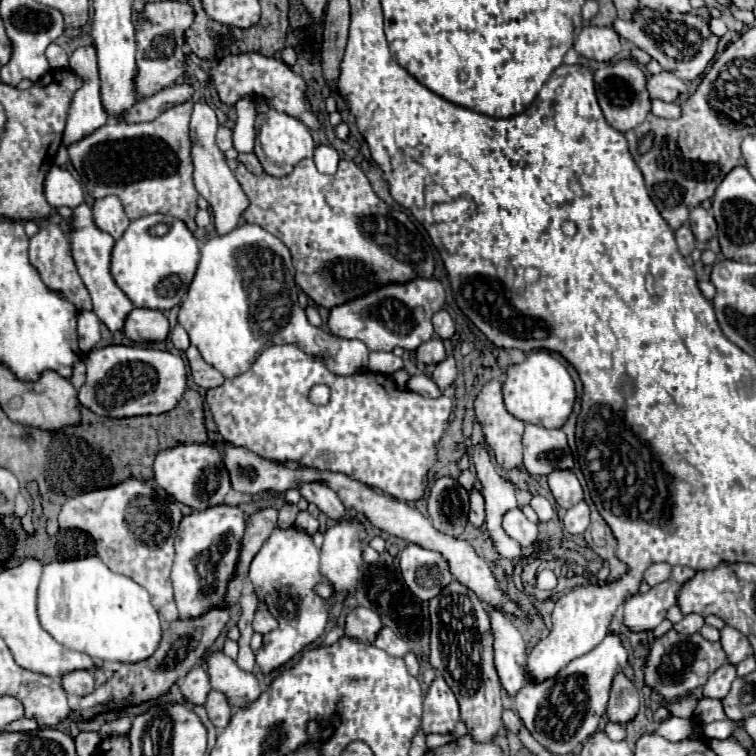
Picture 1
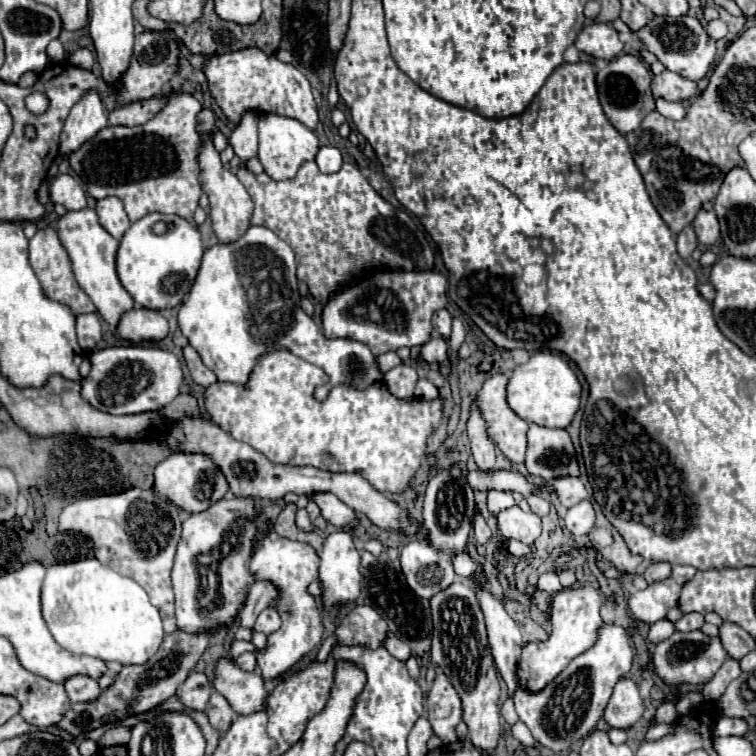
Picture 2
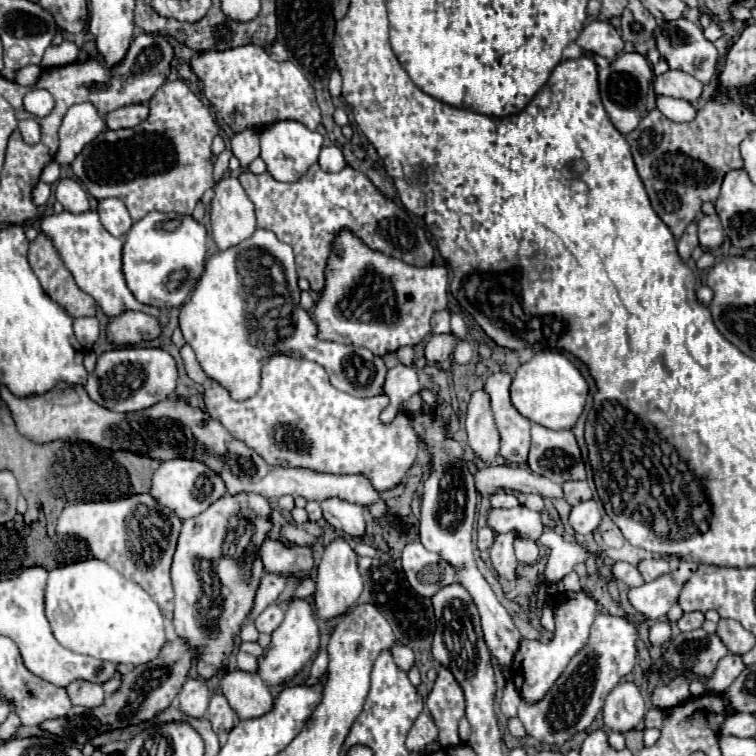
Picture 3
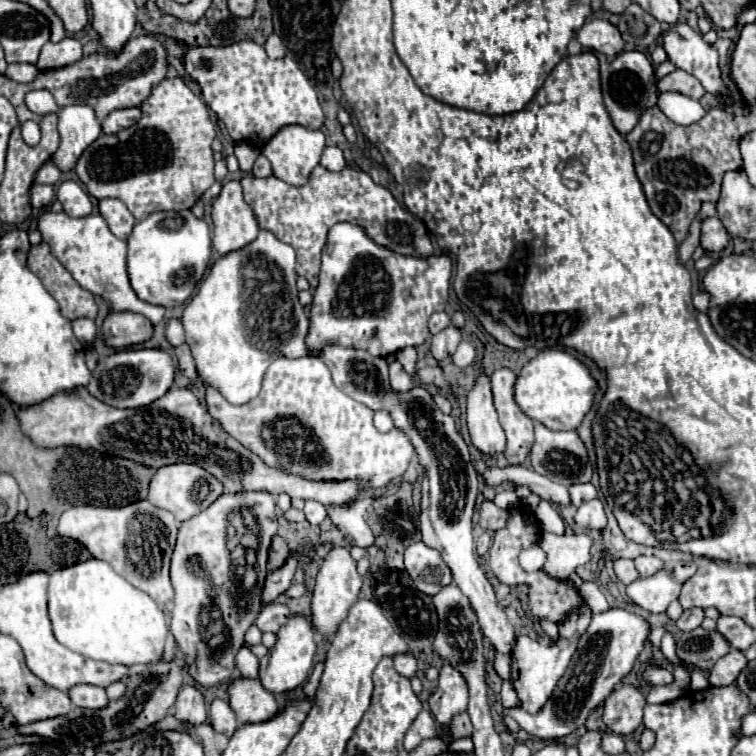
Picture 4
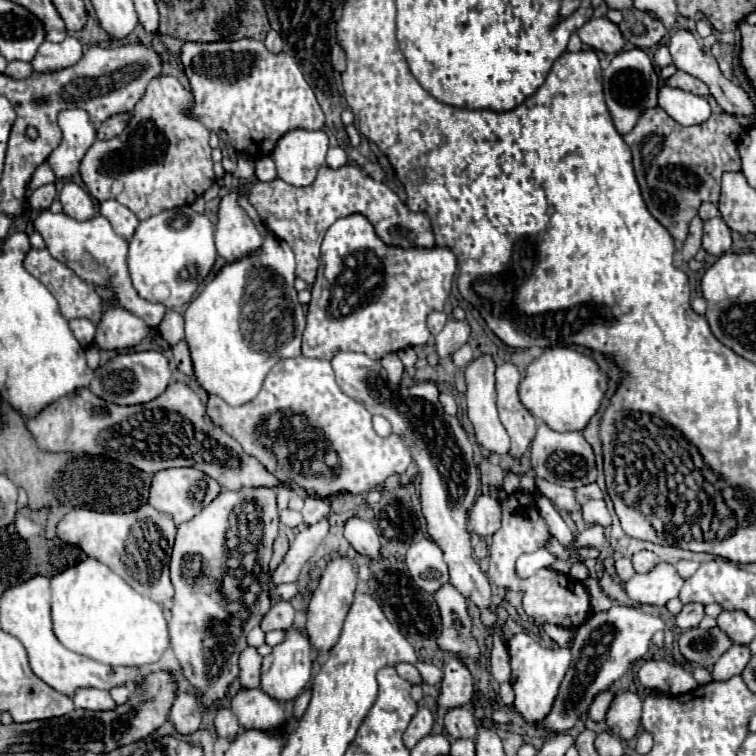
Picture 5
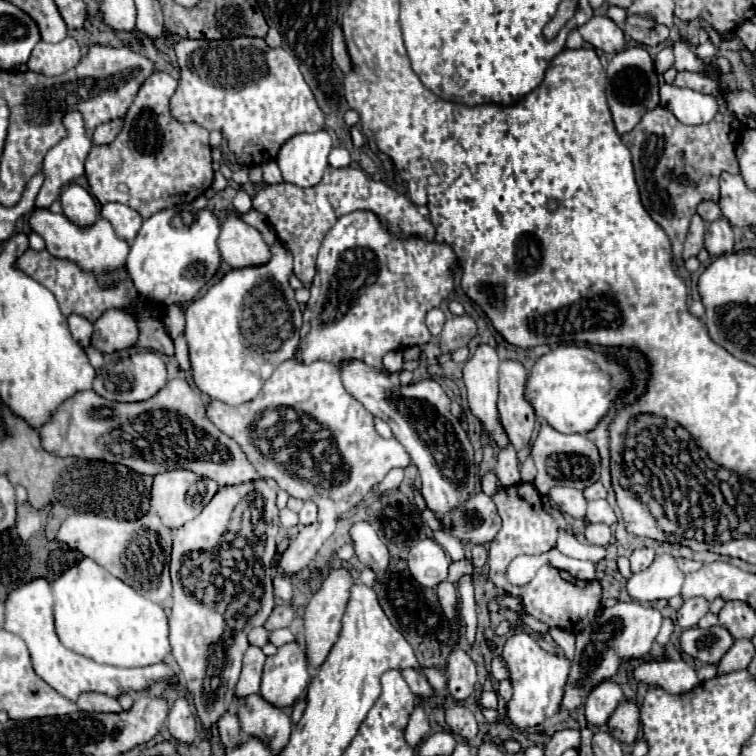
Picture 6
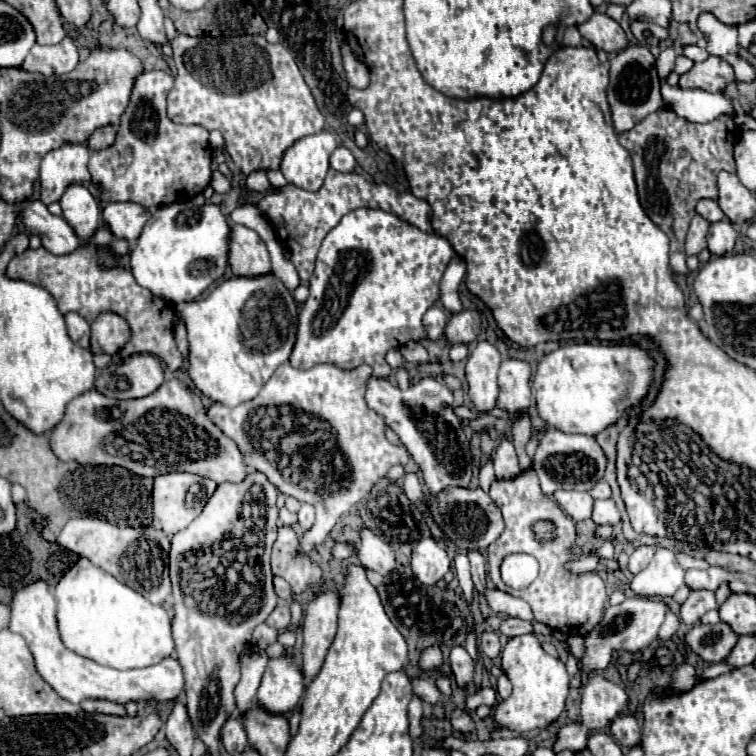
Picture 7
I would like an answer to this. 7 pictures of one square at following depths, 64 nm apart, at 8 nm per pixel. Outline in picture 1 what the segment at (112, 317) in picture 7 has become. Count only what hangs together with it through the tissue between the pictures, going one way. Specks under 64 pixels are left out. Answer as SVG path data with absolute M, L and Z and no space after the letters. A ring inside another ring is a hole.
M134 308L124 324L124 334L136 342L162 342L168 336L168 318L160 310Z

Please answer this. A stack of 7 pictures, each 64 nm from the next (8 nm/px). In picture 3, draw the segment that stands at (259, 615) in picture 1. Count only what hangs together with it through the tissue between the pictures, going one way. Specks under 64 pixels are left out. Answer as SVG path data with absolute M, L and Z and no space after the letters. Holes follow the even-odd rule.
M272 604L254 620L254 624L256 624L258 632L272 634L282 624L282 620L284 620L284 608L280 604Z

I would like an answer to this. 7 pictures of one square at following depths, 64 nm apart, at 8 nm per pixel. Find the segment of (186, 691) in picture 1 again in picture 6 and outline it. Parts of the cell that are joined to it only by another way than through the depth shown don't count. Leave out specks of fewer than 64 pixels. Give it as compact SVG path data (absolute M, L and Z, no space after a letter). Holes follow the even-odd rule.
M180 696L168 712L166 722L170 734L180 742L194 742L196 738L196 712L188 698Z

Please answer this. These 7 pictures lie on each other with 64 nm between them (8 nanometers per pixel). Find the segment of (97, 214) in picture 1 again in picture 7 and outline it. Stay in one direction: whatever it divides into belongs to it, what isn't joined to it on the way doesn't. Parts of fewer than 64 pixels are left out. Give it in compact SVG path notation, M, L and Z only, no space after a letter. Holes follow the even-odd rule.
M116 202L108 204L104 210L104 220L116 238L132 242L140 236L142 226L146 224L146 210L134 202Z

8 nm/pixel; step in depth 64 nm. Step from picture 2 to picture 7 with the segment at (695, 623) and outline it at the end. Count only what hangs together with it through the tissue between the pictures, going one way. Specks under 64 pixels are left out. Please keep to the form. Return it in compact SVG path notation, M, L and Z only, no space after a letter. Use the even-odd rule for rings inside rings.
M706 590L690 592L688 600L680 606L680 622L692 626L692 624L698 622L708 610L714 610L714 608L716 608L714 592L706 592Z

